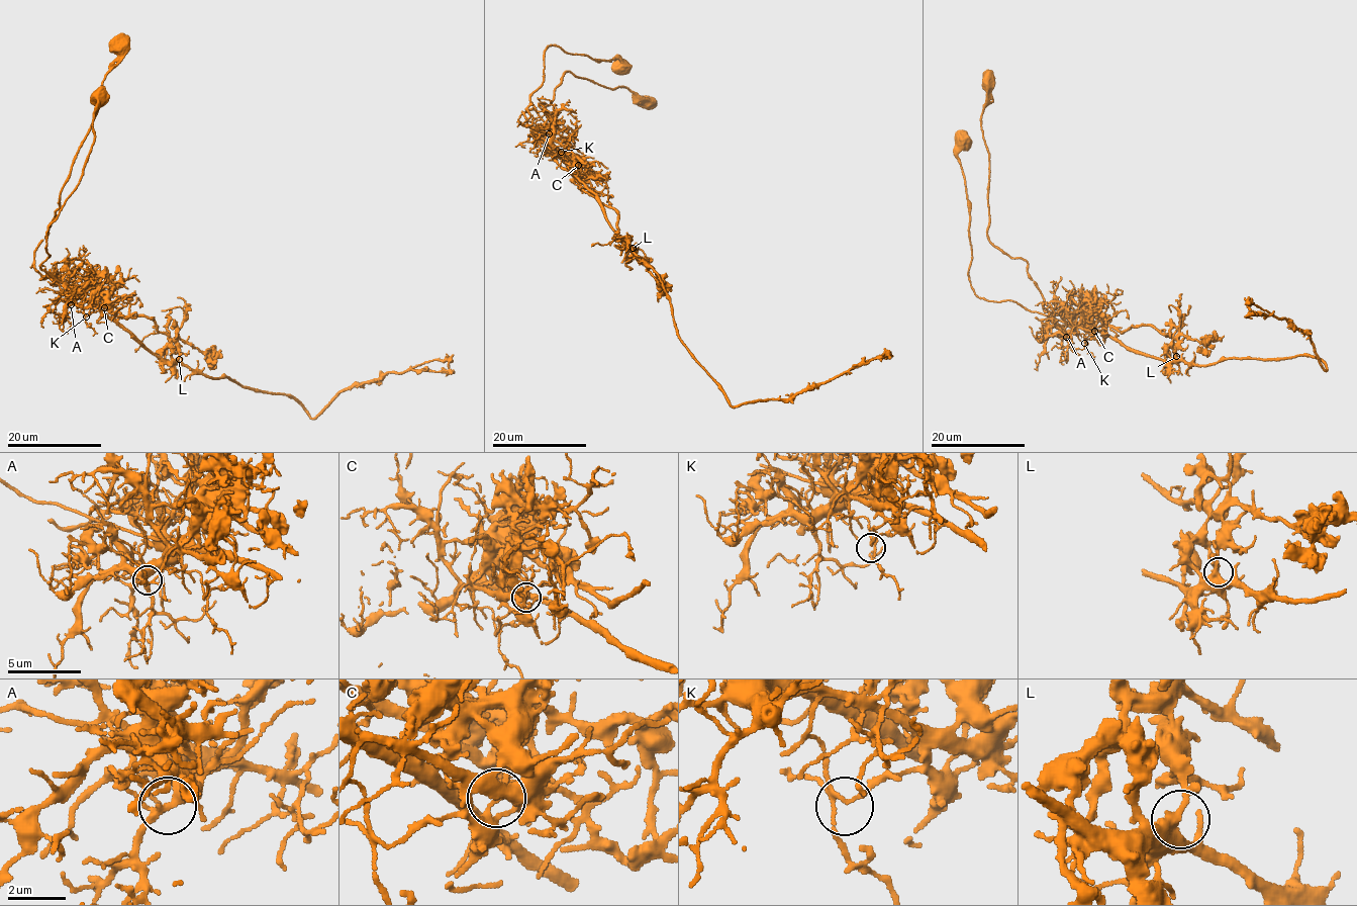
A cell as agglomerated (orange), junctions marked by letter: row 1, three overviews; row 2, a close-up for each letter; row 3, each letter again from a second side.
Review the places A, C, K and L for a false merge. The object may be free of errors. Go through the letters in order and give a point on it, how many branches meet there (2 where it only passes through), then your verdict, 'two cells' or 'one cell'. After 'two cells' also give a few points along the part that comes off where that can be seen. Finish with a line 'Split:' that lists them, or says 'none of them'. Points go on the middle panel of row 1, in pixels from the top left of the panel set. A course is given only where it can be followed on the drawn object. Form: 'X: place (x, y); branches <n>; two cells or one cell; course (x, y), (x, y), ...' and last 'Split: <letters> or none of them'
A: place (549, 133); branches 3; one cell
C: place (578, 165); branches 3; two cells; course (578, 166), (570, 160), (606, 221), (662, 283), (677, 337), (733, 406), (787, 398), (892, 356)
K: place (561, 152); branches 4; one cell
L: place (633, 248); branches 3; one cell
Split: C

